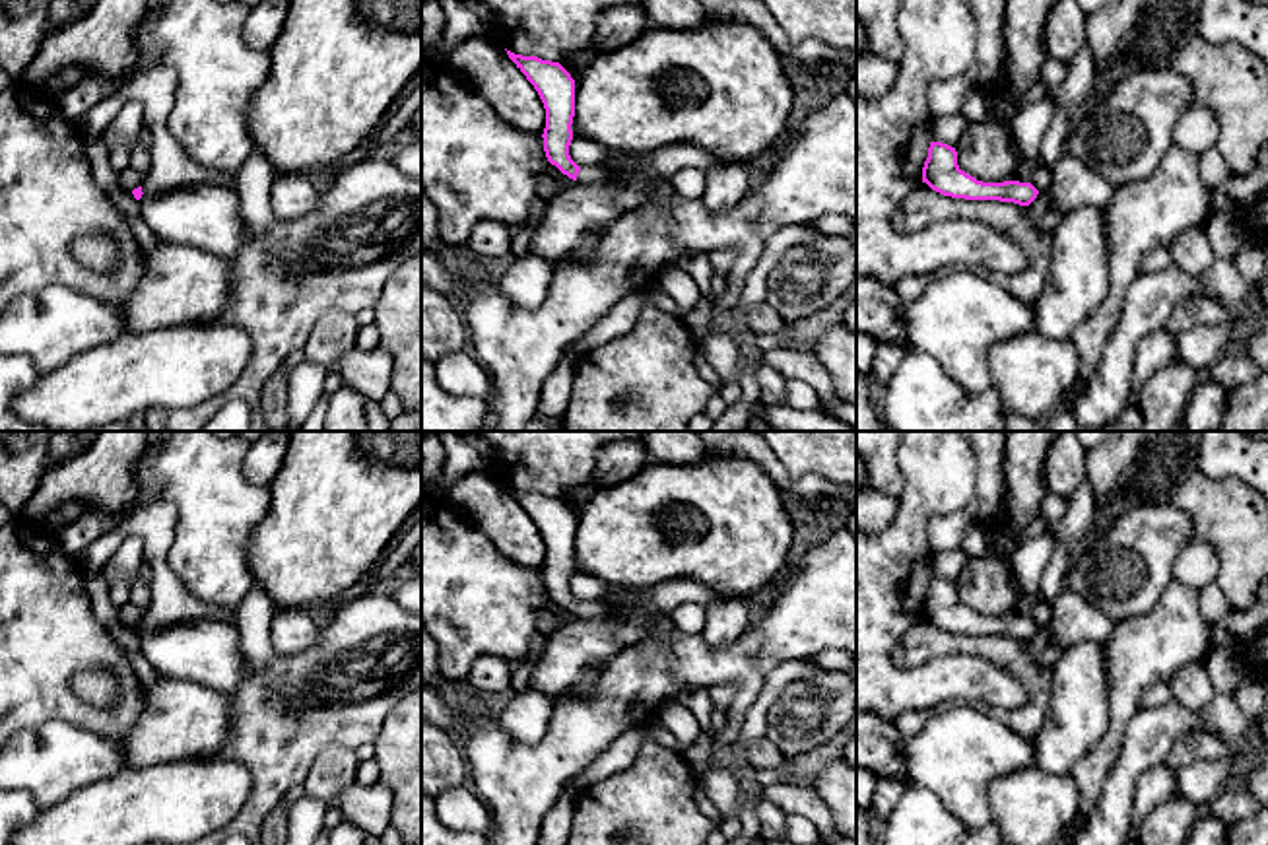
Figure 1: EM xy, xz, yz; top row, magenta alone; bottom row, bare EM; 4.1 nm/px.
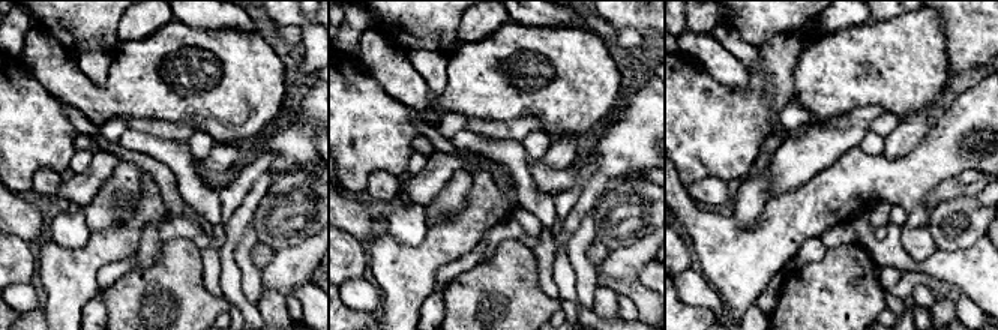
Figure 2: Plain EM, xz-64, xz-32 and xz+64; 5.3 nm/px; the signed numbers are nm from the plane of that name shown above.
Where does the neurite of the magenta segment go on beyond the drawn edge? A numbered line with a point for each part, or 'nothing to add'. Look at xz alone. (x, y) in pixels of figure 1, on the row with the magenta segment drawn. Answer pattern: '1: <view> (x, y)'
1: xz (600, 173)

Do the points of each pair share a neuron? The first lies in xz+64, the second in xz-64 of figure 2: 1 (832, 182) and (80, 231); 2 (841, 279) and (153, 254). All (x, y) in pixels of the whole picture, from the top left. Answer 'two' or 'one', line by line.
1: two
2: two

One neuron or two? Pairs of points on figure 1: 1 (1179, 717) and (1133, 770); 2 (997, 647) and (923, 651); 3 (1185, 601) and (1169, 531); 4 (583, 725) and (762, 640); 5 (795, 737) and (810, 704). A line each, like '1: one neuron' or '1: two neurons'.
1: one neuron
2: one neuron
3: two neurons
4: one neuron
5: one neuron

